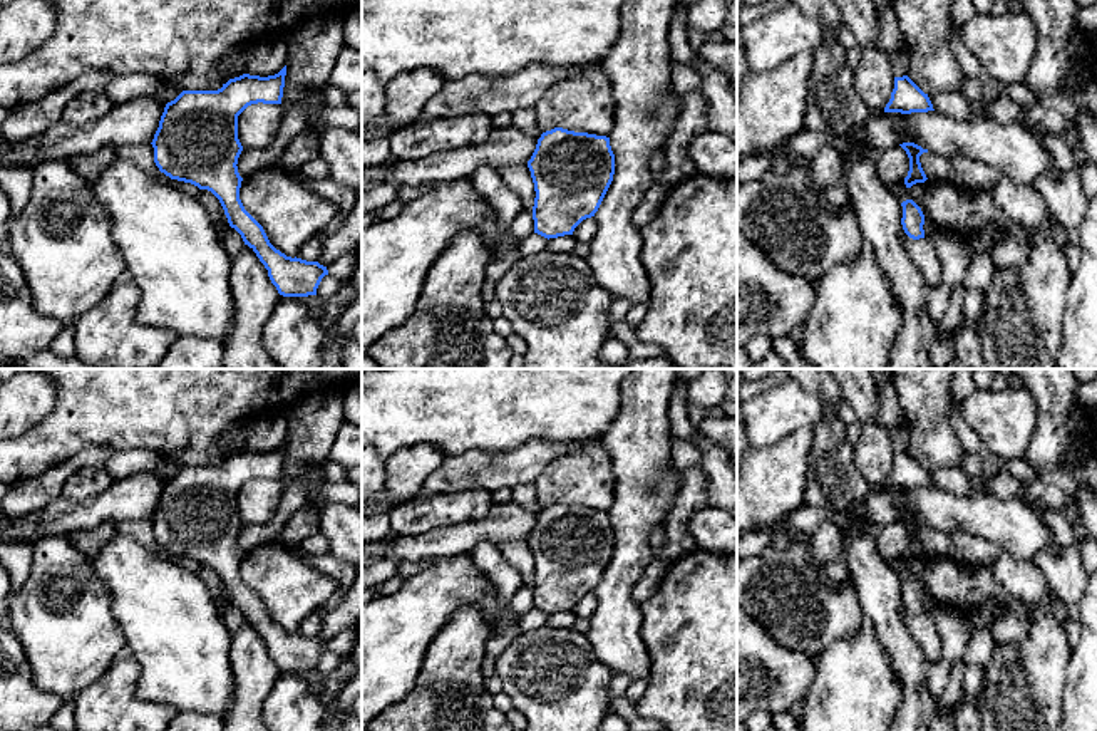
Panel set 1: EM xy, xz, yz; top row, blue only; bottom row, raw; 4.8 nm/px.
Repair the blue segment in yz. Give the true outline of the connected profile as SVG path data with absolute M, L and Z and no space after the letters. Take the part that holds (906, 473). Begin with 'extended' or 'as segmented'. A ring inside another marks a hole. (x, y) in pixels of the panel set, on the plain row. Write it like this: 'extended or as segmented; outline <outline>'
as segmented; outline M908 451L894 453L894 464L884 488L911 490L928 486L935 486L928 469L924 469Z

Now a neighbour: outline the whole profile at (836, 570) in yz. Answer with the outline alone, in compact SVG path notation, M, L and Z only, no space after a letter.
M842 535L844 553L837 558L832 558L822 565L826 577L831 582L846 582L851 583L851 572L847 565L847 537Z

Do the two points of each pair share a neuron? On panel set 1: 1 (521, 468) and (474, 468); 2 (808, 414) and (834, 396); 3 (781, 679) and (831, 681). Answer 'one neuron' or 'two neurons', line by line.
1: one neuron
2: two neurons
3: two neurons

